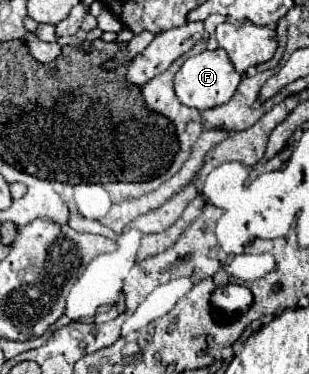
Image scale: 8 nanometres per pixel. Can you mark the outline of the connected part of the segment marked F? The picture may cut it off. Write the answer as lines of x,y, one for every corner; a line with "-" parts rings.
218,48
214,52
206,50
202,54
190,56
182,64
182,68
176,72
176,78
174,78
174,90
176,90
178,100
184,106
190,106
190,108
196,108
202,112
202,110
208,110
208,108
214,108
214,106
228,102
238,88
240,78
242,76
234,70
234,64
230,62
228,54
222,48

